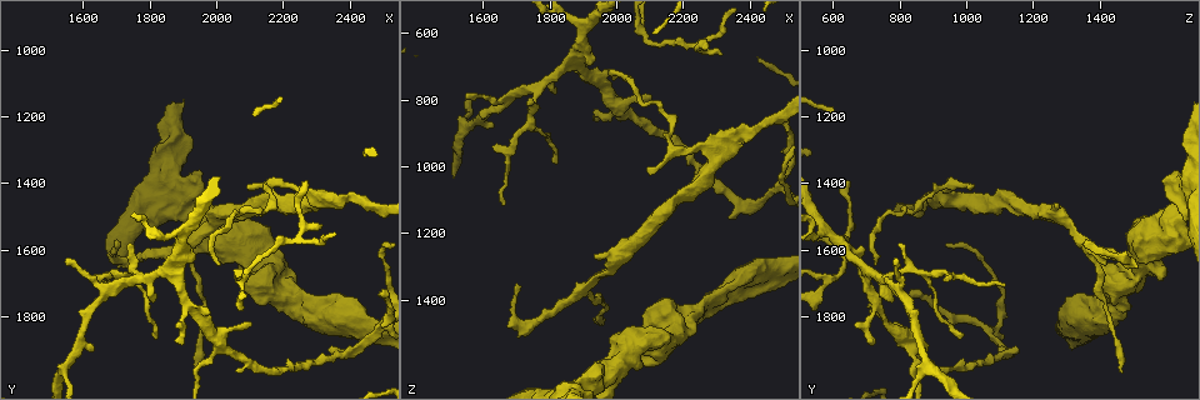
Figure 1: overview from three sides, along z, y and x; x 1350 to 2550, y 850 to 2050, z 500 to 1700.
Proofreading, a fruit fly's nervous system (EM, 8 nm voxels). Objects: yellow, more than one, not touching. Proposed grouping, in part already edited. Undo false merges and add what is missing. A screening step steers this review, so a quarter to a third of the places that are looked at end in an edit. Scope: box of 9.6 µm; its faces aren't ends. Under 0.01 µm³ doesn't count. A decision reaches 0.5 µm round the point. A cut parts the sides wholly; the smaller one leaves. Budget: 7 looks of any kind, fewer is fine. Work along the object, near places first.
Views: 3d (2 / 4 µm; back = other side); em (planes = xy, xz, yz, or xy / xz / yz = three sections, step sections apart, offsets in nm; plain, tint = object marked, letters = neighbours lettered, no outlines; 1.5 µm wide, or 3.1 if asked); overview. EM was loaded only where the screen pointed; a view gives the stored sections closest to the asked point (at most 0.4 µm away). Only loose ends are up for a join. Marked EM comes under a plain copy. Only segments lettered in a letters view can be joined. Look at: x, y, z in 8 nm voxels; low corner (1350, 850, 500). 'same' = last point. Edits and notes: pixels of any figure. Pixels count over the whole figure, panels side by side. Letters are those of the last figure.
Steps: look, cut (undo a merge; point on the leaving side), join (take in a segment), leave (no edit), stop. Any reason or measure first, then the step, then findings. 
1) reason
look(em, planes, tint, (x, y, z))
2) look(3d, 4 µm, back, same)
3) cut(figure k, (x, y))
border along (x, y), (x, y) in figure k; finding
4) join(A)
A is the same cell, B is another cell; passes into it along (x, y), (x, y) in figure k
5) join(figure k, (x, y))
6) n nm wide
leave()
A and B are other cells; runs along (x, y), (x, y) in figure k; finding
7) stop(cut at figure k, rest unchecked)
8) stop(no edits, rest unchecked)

look(em, planes, tint, (2270, 1390, 650))

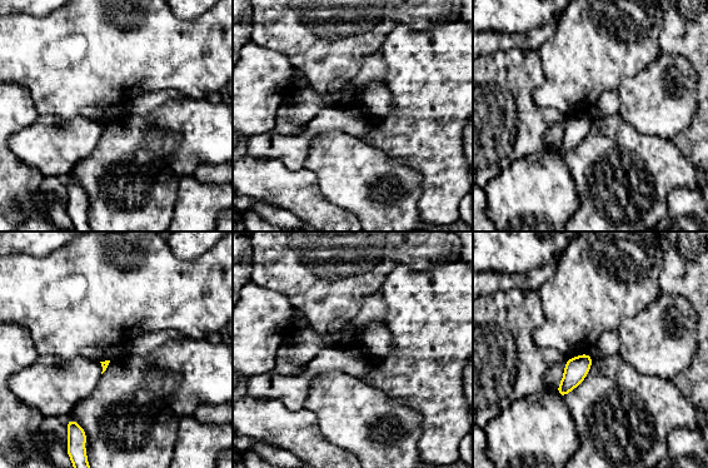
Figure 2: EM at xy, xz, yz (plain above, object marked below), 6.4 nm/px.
what lies round it
look(em, planes, letters, same)

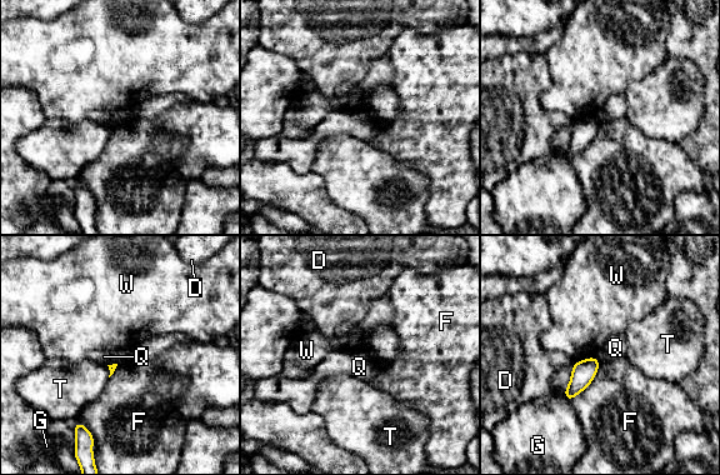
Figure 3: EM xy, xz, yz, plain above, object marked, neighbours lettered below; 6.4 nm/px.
F touches over 340 nm
leave()
D, F, G, Q, T and W are other cells; border along (598, 356), (576, 361) in figure 3; none of them fits

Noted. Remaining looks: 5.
look(em, planes, letters, (2070, 1690, 580))

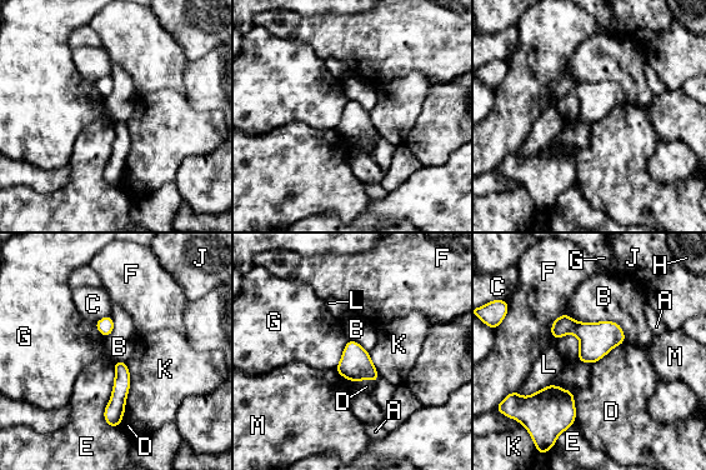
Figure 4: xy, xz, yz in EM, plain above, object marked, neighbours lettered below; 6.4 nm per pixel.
80 nm wide
leave()
A, B, C, D, E, F, G, H, J, K, L and M are other cells; all the same neuron

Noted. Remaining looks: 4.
branch stops here
look(em, xz, step 4, letters, (1550, 1620, 790))

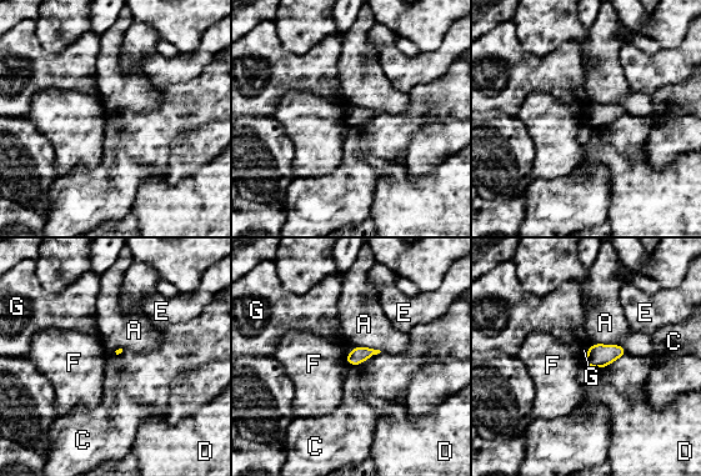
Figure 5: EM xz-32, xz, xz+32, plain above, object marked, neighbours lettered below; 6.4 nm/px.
look(em, planes, letters, same)

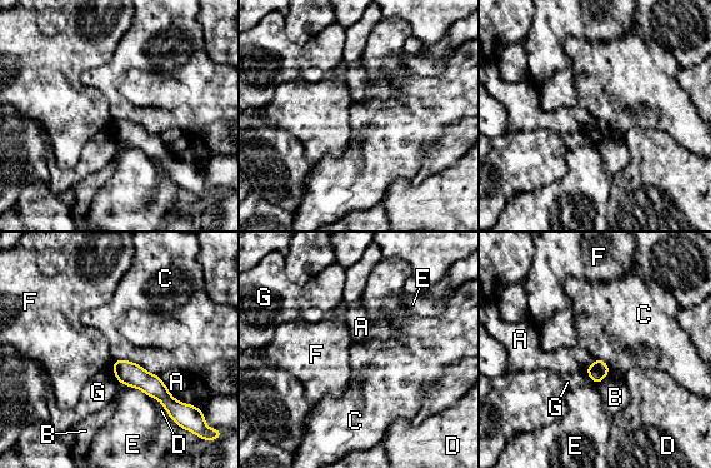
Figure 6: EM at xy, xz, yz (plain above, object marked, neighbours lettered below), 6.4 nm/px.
D touches over 180 nm
leave()
A, B, C, D, E, F and G are other cells; runs along (116, 364), (151, 384), (173, 403) in figure 6; no lettered segment goes on from it

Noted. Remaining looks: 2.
stop(no edits, rest unchecked)

